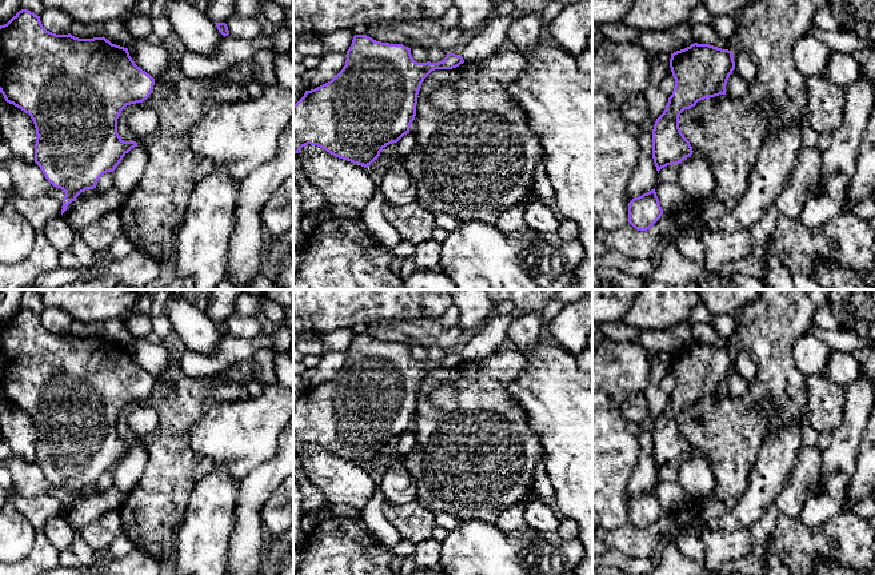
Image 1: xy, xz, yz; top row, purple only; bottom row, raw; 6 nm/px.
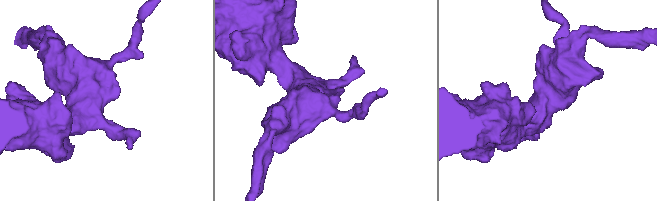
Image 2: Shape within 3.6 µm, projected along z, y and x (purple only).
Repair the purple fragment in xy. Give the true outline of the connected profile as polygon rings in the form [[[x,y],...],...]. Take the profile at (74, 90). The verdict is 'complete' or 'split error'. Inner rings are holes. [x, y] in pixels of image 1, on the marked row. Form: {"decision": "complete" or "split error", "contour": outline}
{"decision": "complete", "contour": [[[28,9],[19,11],[7,24],[0,25],[0,92],[7,103],[28,113],[36,128],[35,163],[45,179],[65,192],[61,215],[85,189],[93,189],[99,179],[113,172],[136,141],[124,141],[117,133],[117,119],[131,104],[149,97],[155,79],[135,64],[128,48],[103,37],[79,39],[47,31],[40,16]]]}

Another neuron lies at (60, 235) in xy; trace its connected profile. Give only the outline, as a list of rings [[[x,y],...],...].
[[[59,215],[49,220],[43,228],[41,233],[60,252],[69,249],[76,236],[79,235],[69,227],[63,215]]]

